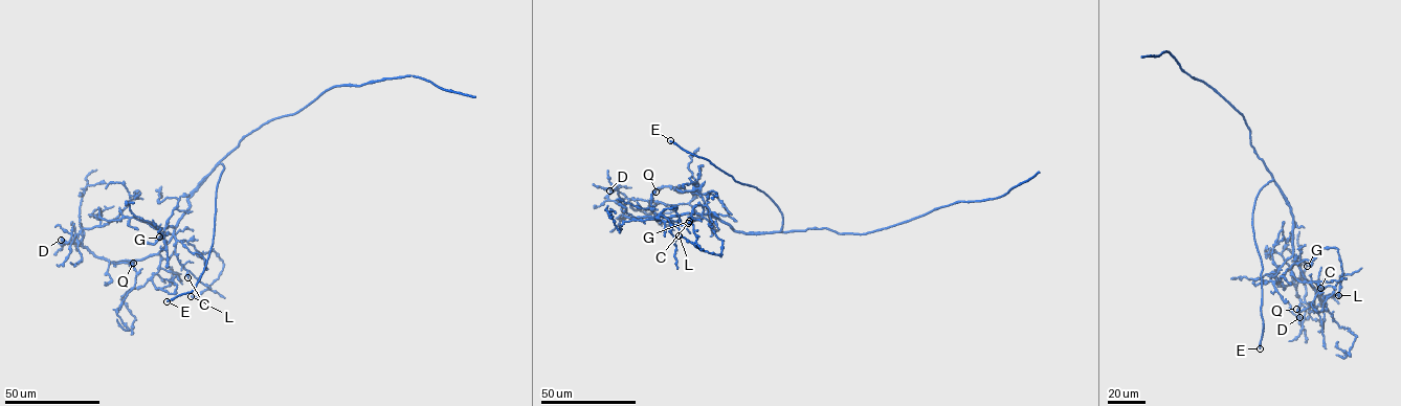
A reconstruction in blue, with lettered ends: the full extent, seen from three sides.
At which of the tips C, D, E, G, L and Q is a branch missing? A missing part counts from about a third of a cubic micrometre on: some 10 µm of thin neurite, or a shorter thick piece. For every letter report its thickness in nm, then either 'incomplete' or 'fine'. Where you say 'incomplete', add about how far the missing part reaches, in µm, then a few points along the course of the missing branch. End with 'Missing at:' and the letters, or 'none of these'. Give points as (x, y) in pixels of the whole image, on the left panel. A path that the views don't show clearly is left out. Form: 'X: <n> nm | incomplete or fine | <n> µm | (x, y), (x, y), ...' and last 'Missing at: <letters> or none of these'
C: 240 nm | fine
D: 650 nm | fine
E: 240 nm | incomplete | 10 µm
G: 160 nm | incomplete | 10 µm | (159, 237), (145, 234)
L: 320 nm | fine
Q: 550 nm | fine
Missing at: E, G

